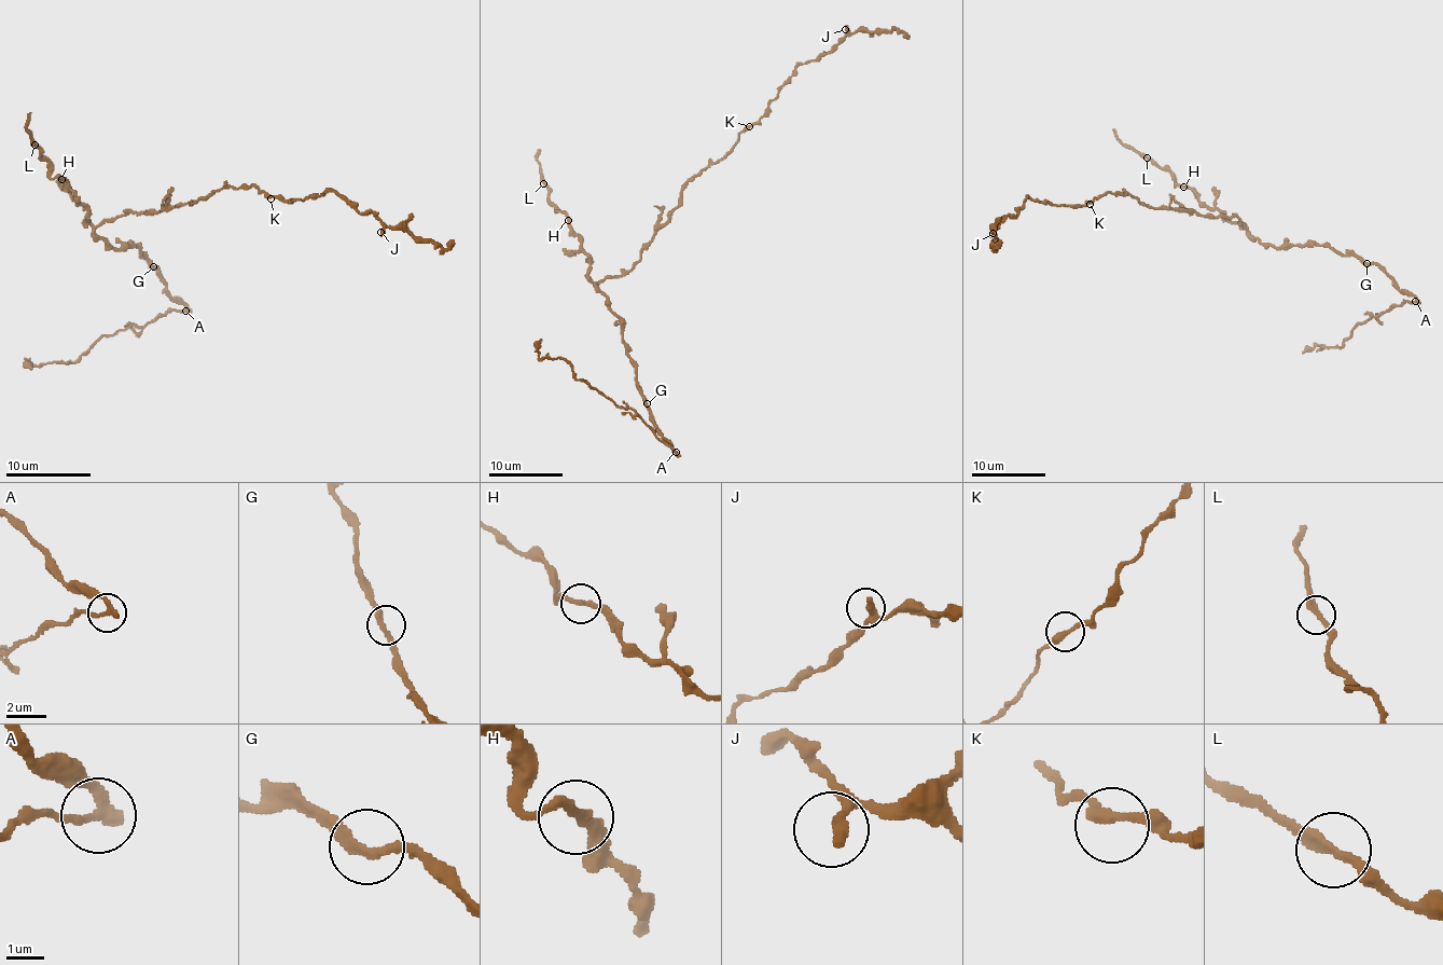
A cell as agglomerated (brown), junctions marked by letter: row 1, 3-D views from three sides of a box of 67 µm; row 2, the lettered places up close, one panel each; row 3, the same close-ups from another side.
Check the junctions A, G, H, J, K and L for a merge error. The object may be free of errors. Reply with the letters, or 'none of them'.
A

